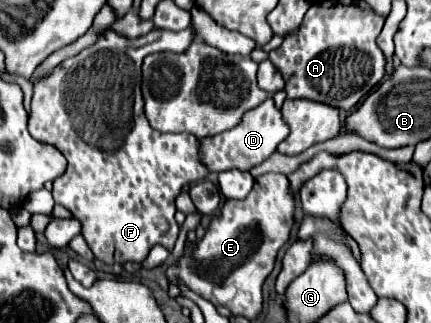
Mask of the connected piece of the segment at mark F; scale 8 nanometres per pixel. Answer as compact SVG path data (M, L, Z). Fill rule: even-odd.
M186 28L184 32L152 30L146 36L138 38L126 38L114 30L108 30L100 36L96 44L64 60L48 76L34 82L28 114L28 132L36 140L56 146L68 160L66 172L54 180L52 190L54 202L68 208L72 216L82 222L82 236L88 248L98 260L110 266L124 262L140 264L154 244L160 244L172 252L176 238L180 234L180 226L174 220L176 212L174 198L182 192L186 184L202 182L208 176L206 168L196 160L198 138L192 134L162 134L150 128L144 116L144 100L140 92L142 80L140 66L144 56L154 52L184 52L192 42L194 36L190 28Z

